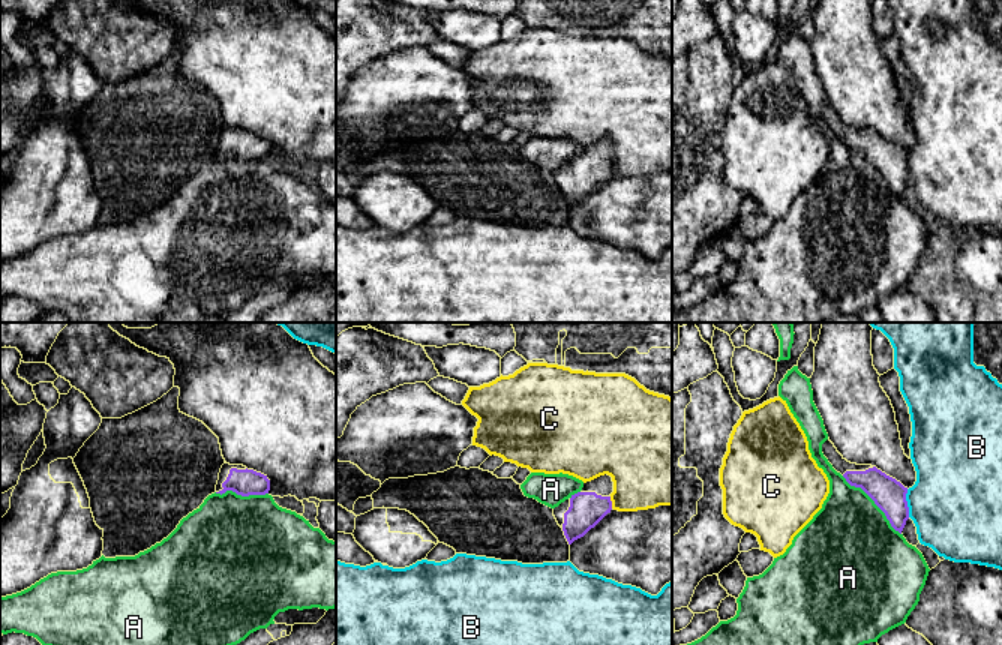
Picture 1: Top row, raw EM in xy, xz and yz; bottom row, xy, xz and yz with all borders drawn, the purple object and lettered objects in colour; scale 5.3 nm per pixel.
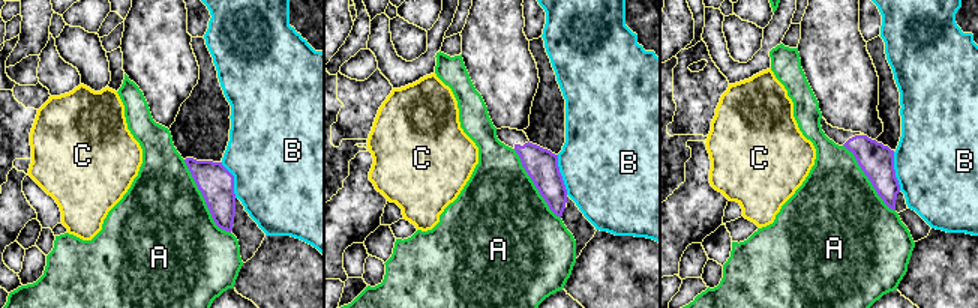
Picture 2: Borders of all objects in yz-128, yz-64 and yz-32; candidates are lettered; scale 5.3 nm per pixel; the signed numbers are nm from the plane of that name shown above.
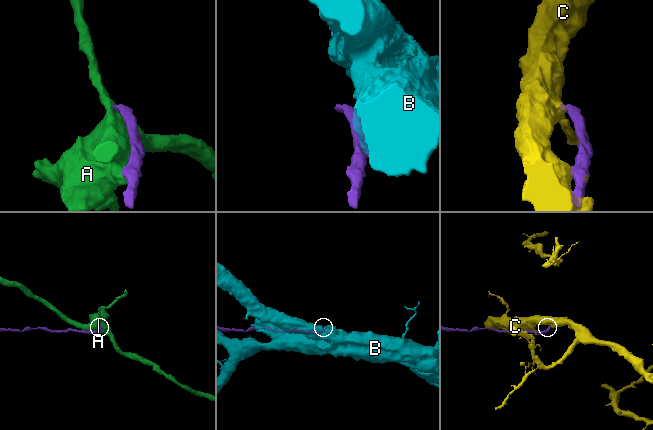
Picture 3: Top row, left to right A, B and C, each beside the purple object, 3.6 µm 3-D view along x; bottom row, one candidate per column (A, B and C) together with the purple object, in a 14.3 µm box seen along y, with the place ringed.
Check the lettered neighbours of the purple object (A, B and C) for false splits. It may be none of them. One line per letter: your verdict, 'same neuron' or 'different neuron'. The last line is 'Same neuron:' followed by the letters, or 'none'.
A: different neuron
B: different neuron
C: different neuron
Same neuron: none

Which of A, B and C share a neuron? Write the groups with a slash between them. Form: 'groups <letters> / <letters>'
groups A / B / C

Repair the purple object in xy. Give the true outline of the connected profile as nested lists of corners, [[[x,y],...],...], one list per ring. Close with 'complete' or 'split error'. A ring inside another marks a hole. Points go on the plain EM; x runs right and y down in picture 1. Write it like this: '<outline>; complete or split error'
[[[224,128],[216,148],[216,158],[232,154],[237,159],[266,159],[270,154],[270,144],[267,140],[248,134],[243,129]]]; split error

